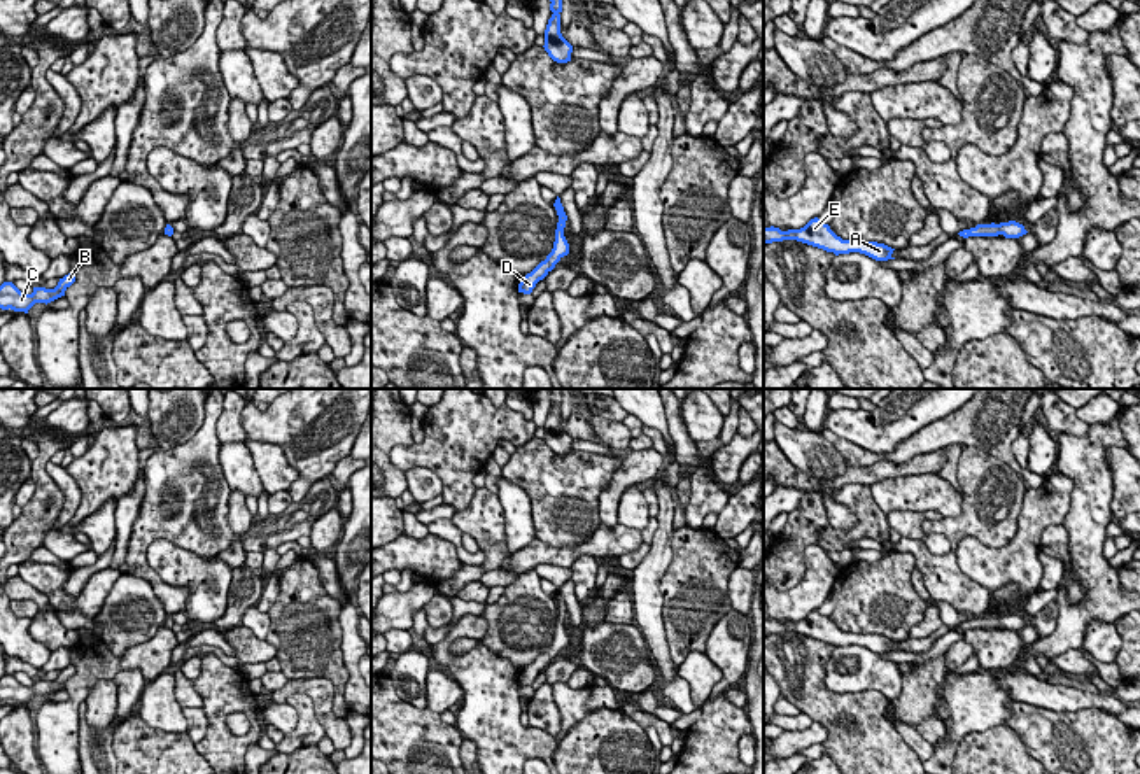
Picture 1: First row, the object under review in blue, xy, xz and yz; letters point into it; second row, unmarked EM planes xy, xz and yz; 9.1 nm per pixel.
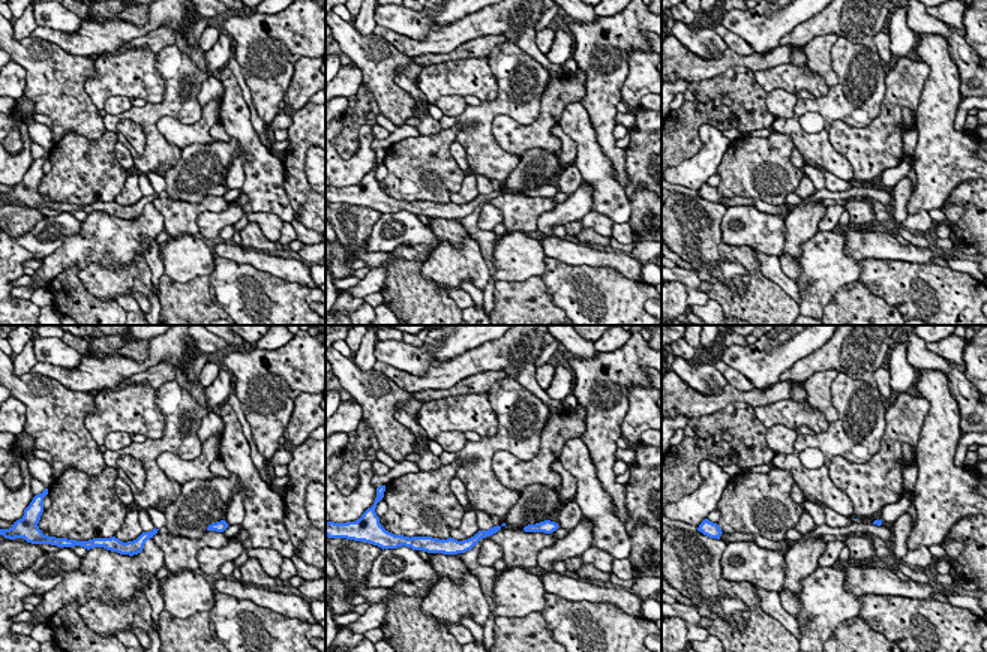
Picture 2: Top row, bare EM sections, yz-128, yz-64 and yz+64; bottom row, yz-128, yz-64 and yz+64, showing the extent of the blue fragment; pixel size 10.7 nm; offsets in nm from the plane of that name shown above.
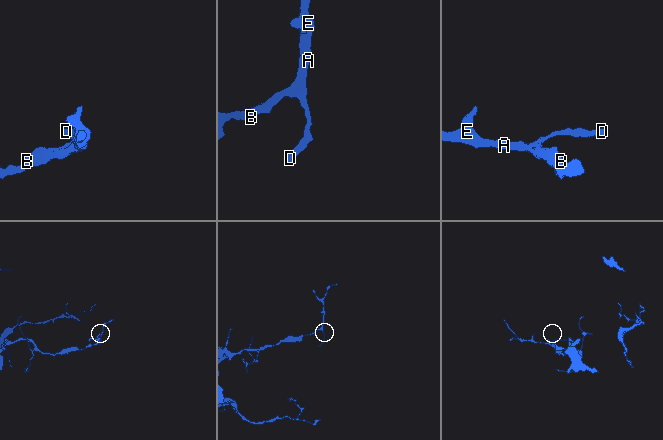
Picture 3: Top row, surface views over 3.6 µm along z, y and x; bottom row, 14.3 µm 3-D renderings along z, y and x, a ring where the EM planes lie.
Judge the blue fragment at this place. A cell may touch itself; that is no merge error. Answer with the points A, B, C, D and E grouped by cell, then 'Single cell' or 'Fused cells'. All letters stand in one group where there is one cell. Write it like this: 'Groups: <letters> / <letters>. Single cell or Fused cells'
Groups: A B C D E. Single cell

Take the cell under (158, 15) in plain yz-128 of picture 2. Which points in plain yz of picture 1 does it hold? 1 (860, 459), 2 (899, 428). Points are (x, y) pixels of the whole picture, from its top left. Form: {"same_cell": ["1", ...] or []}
{"same_cell": ["1"]}

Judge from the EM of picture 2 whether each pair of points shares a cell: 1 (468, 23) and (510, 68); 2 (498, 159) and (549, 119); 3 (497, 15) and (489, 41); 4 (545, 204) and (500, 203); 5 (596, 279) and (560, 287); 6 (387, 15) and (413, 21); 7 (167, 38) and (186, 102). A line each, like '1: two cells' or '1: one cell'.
1: two cells
2: two cells
3: two cells
4: one cell
5: one cell
6: one cell
7: two cells

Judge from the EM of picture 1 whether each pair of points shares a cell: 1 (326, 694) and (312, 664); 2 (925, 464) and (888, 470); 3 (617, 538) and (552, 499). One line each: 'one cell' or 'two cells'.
1: two cells
2: one cell
3: two cells

